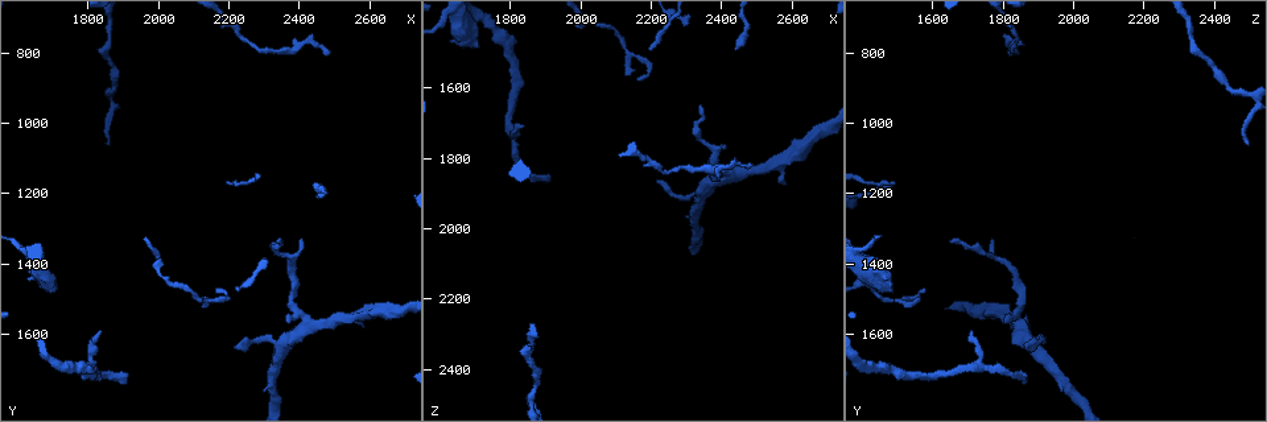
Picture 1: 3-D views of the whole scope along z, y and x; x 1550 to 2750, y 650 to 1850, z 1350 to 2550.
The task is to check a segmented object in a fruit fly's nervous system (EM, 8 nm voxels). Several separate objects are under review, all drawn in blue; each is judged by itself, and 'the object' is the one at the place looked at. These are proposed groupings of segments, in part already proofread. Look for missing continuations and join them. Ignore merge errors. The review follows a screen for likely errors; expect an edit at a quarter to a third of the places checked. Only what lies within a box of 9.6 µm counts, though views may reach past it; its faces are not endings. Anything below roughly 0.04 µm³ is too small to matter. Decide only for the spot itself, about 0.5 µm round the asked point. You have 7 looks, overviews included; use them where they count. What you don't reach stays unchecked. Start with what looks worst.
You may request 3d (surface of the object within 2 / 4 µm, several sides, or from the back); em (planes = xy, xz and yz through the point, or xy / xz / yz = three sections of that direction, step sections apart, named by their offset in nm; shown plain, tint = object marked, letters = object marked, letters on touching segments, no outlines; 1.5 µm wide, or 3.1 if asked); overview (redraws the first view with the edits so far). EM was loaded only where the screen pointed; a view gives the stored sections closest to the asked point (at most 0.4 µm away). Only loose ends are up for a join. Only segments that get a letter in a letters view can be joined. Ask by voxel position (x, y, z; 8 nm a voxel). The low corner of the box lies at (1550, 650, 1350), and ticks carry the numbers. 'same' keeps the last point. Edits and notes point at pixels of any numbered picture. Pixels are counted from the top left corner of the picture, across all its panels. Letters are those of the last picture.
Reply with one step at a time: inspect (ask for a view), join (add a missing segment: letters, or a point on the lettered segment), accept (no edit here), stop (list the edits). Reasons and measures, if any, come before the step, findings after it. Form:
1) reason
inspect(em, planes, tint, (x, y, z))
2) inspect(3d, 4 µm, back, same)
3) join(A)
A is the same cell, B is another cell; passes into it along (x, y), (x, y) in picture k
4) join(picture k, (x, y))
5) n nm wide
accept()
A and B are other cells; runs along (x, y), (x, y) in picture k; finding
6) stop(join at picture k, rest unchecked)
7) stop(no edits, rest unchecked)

branch stops here
inspect(3d, 2 µm, (1900, 1730, 1860))

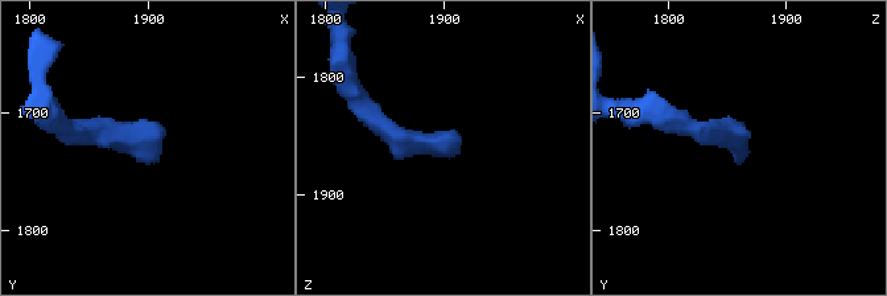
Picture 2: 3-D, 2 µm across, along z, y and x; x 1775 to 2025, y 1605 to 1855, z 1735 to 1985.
inspect(em, planes, plain, (1908, 1738, 1856))

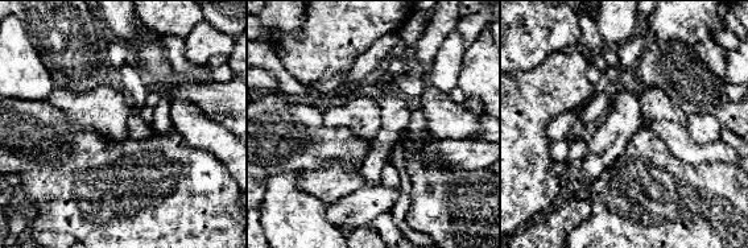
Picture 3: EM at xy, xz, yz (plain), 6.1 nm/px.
inspect(em, planes, letters, same)

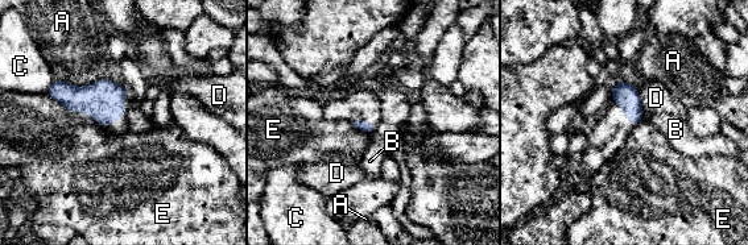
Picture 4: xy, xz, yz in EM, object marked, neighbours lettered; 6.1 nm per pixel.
accept()
A, B, C, D and E are other cells; border along (348, 123), (355, 128), (372, 133) in picture 4; none of them fits

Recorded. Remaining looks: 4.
tapers out
inspect(em, planes, tint, (1840, 1600, 1700))

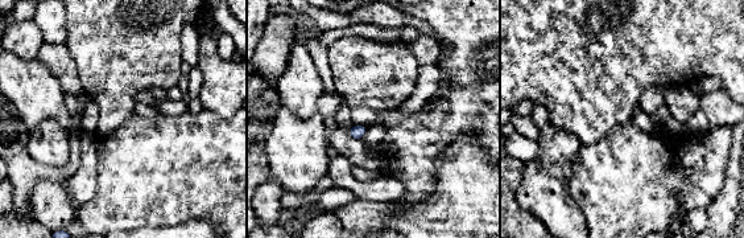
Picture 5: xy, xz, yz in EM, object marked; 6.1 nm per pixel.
inspect(em, planes, letters, same)

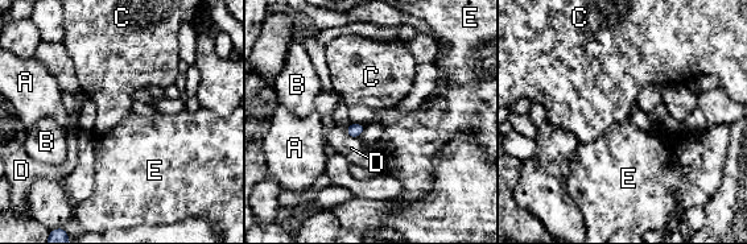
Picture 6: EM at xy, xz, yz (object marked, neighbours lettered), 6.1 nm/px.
accept()
A, B, C, D and E are other cells; border along (351, 122), (364, 124) in picture 6; no lettered segment goes on from it

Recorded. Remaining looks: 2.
thick end
inspect(em, planes, letters, (1700, 1480, 1490))

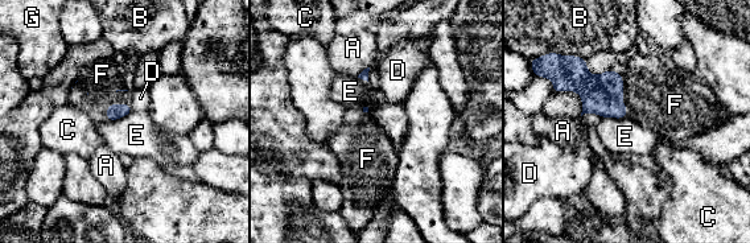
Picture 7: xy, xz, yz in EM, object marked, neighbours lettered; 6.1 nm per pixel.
E touches over 180 nm
join(F)
F is the same cell, A, B, C, D, E and G are other cells; passes into it along (601, 94), (622, 82), (660, 94) in picture 7; the neuron continues

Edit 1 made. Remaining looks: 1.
stop(join at picture 7, rest unchecked)

